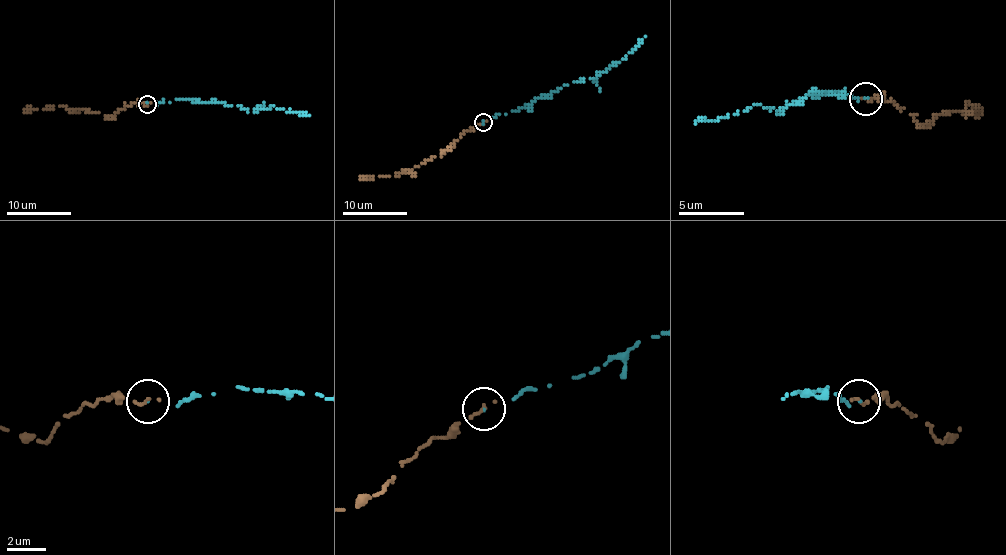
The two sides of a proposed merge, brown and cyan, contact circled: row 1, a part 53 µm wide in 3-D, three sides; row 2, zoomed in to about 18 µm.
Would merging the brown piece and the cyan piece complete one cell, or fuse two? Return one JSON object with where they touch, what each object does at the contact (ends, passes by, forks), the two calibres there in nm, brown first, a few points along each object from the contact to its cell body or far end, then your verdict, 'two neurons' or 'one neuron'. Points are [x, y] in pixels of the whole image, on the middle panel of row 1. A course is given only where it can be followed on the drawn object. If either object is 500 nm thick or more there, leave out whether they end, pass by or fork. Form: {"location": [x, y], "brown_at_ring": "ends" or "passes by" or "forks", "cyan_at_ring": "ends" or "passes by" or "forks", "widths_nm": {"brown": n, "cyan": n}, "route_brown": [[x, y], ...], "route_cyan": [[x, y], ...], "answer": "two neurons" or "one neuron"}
{"location": [483, 122], "brown_at_ring": "ends", "cyan_at_ring": "ends", "widths_nm": {"brown": 220, "cyan": 70}, "route_brown": [[482, 121], [440, 156], [432, 156], [411, 170], [395, 175], [362, 177], [359, 180]], "route_cyan": [[482, 121], [515, 112], [584, 78], [597, 78], [625, 58], [646, 37]], "answer": "one neuron"}

